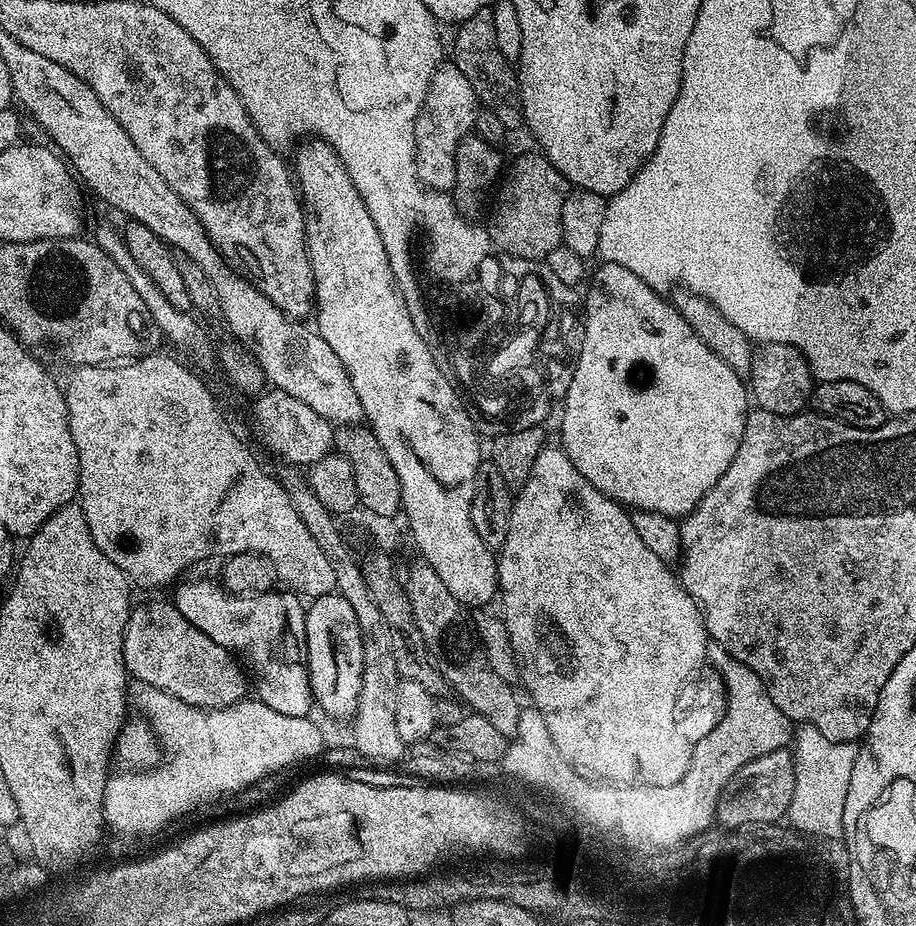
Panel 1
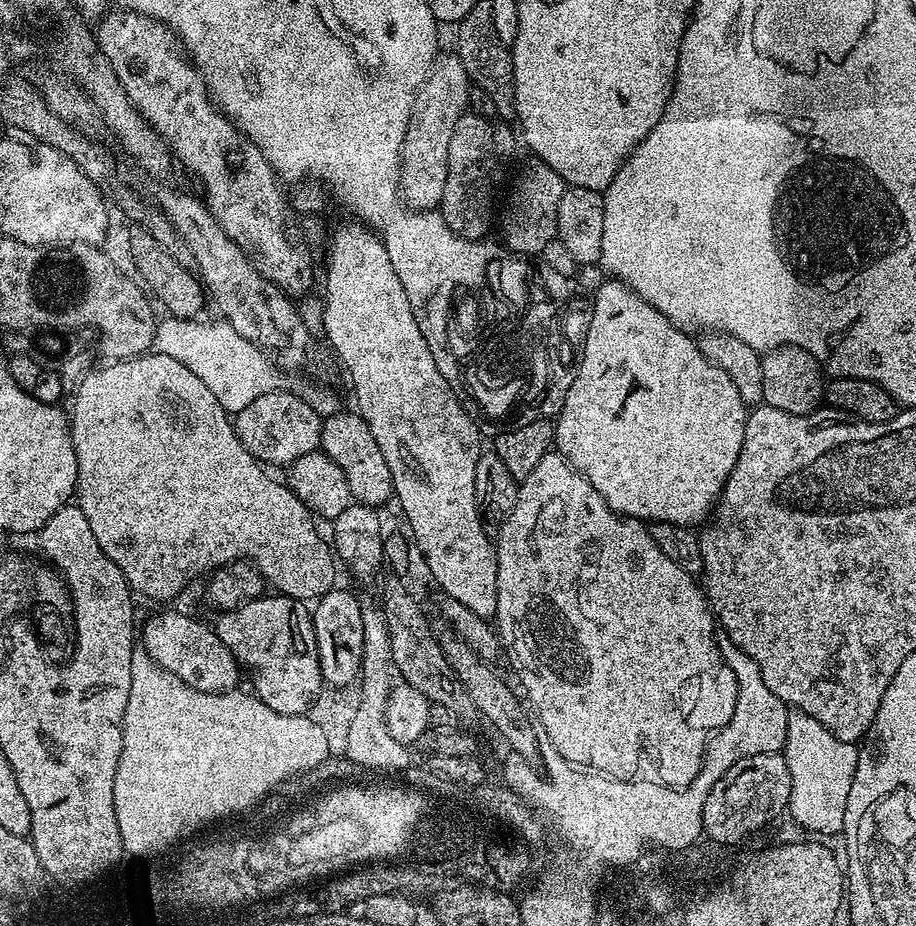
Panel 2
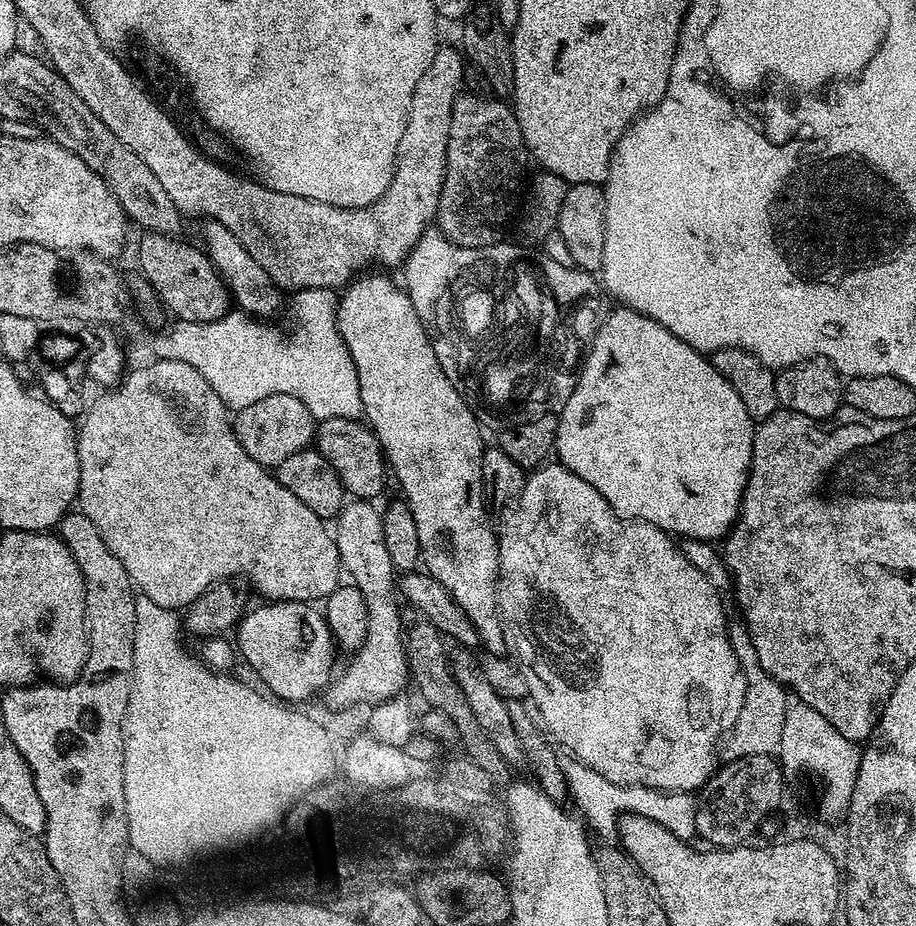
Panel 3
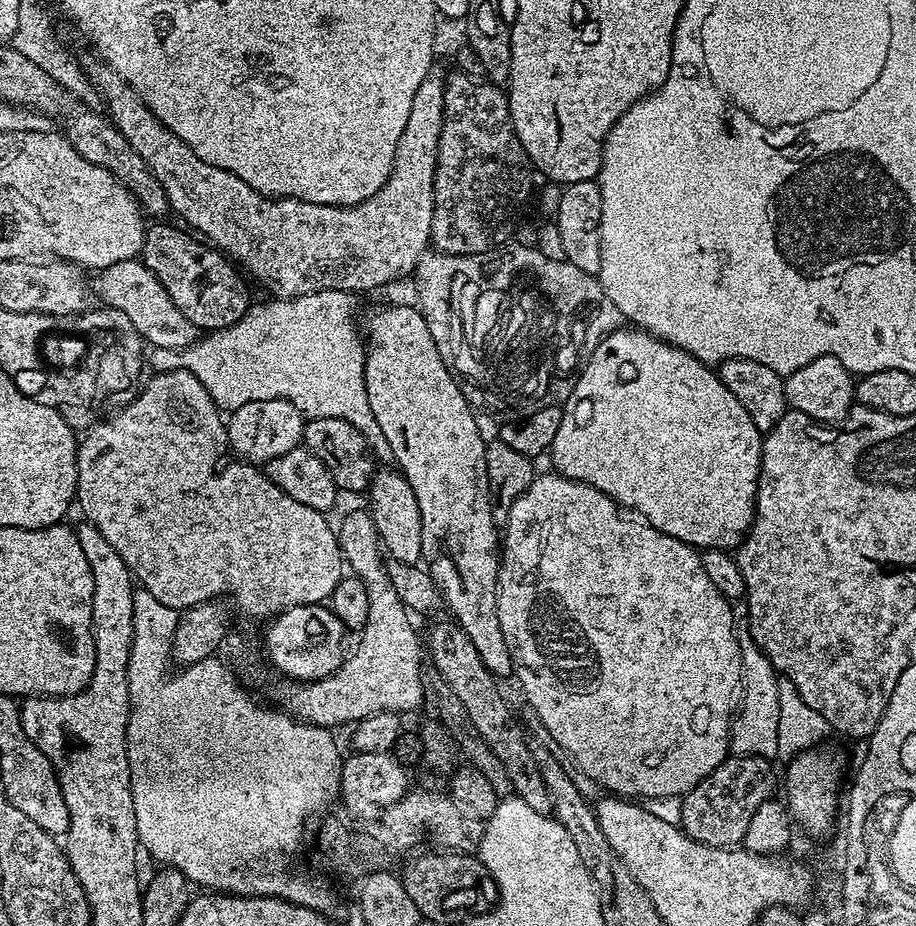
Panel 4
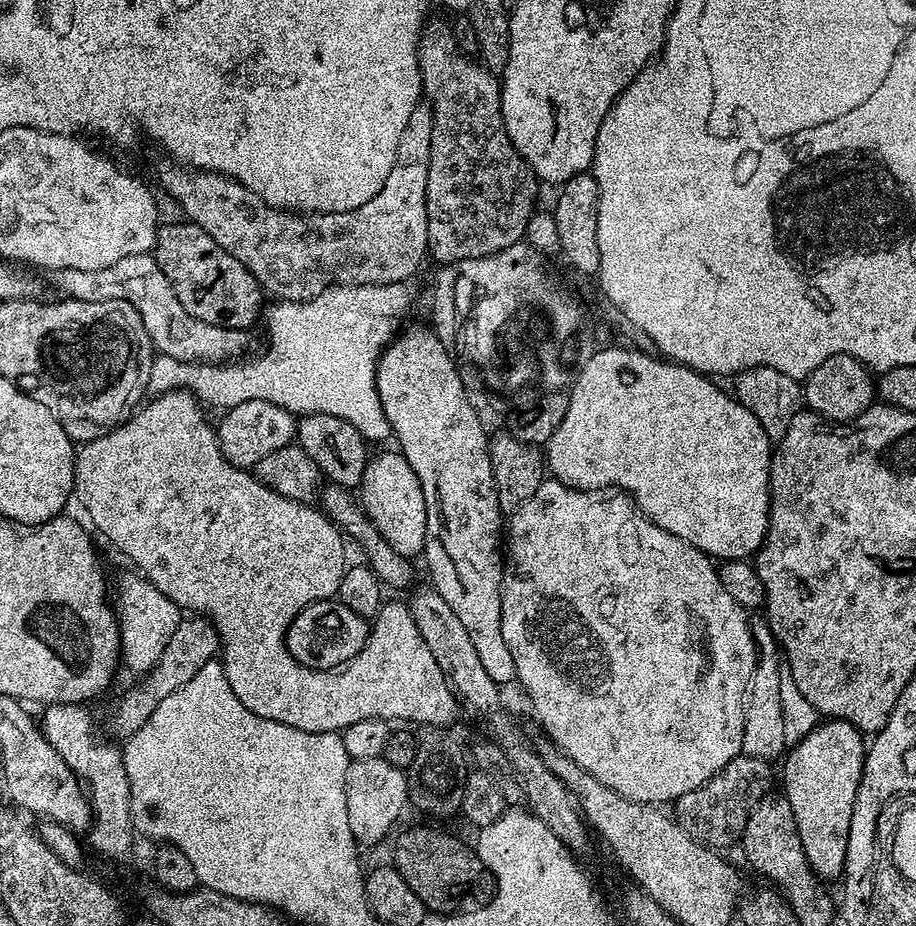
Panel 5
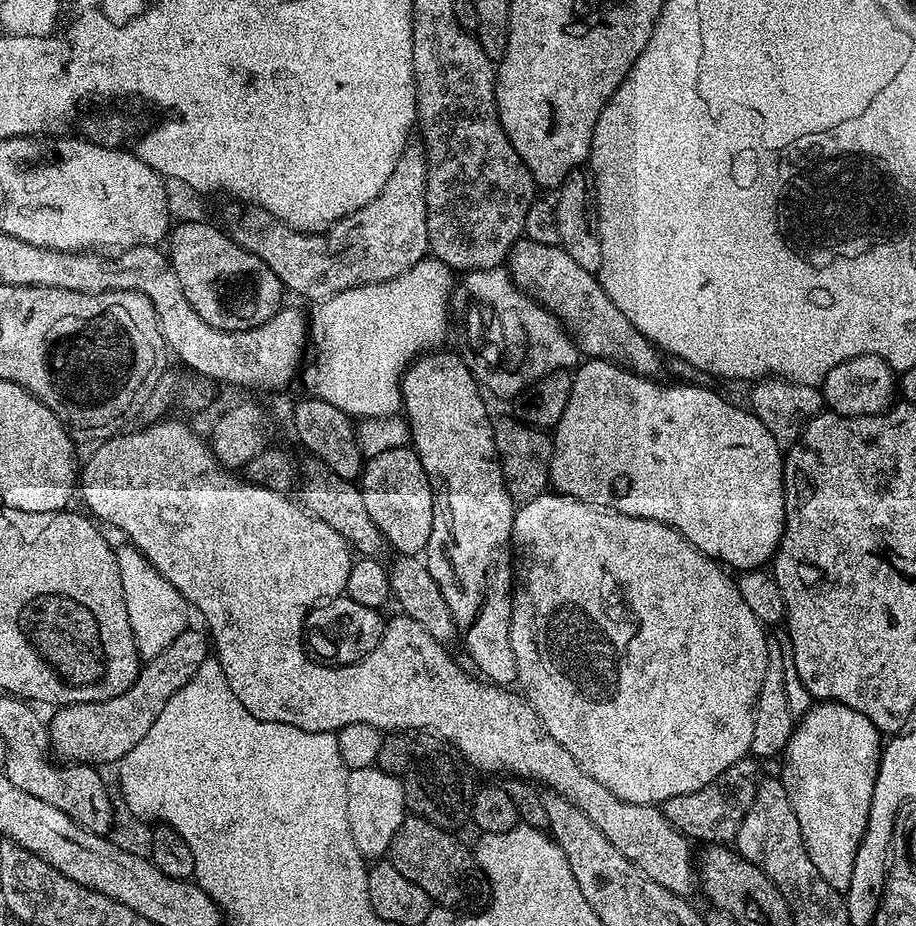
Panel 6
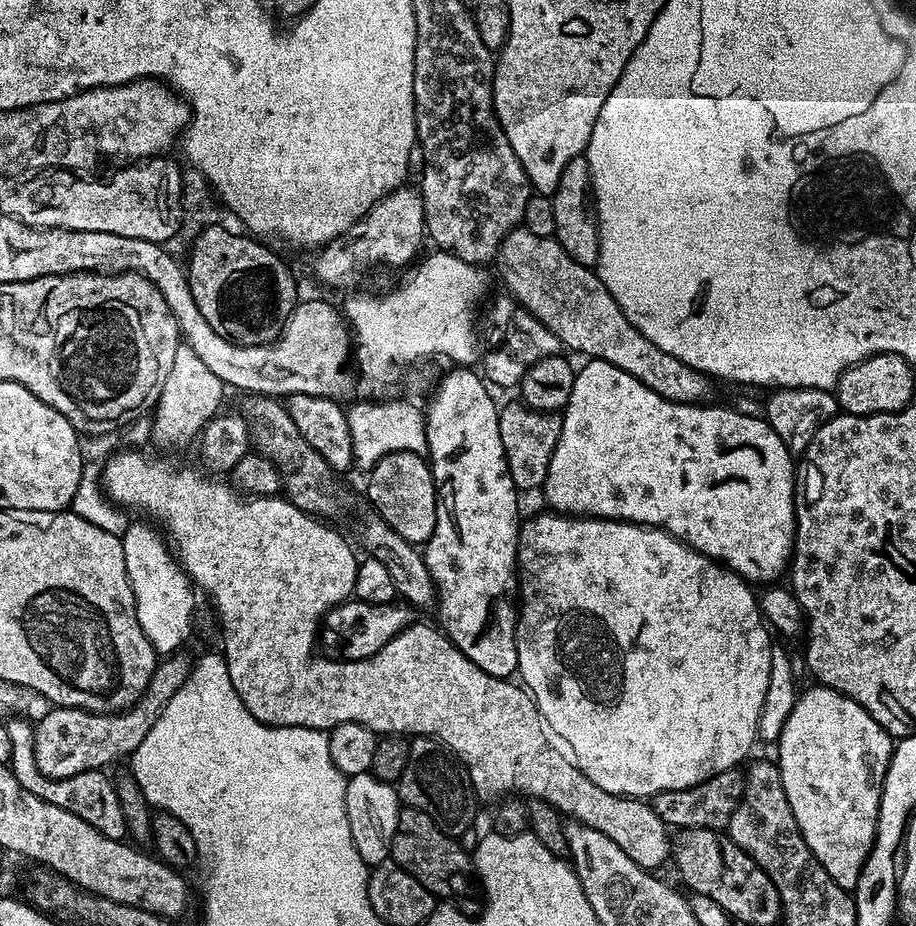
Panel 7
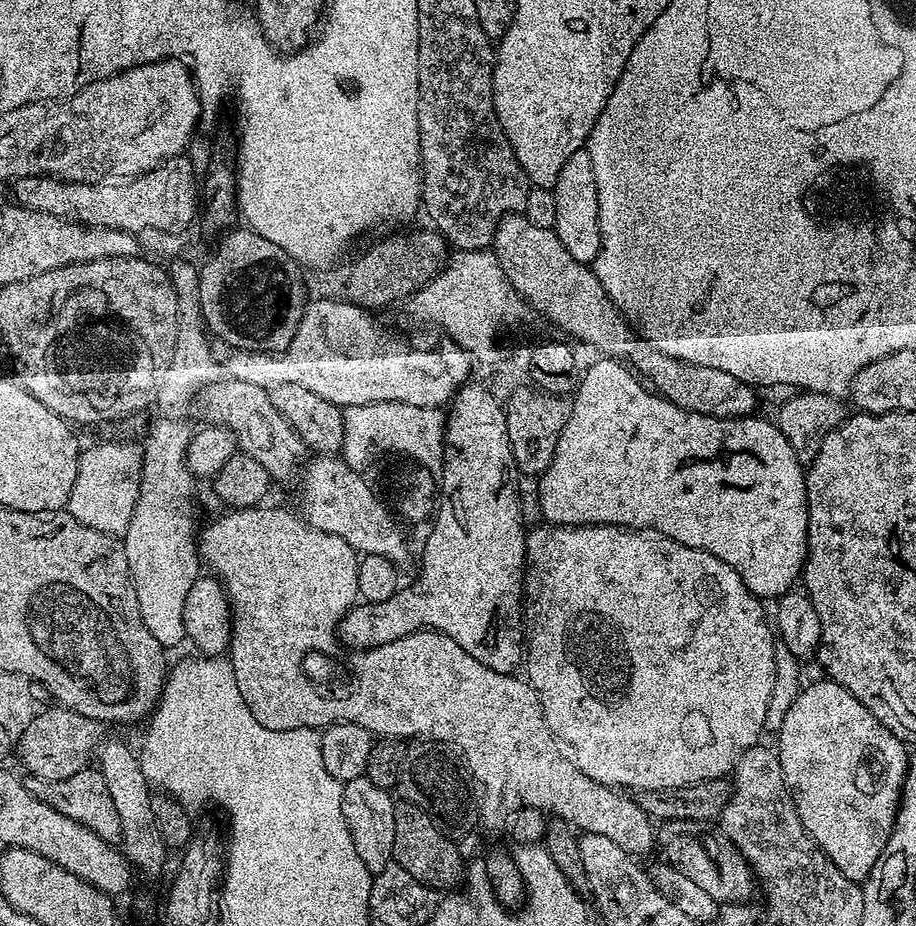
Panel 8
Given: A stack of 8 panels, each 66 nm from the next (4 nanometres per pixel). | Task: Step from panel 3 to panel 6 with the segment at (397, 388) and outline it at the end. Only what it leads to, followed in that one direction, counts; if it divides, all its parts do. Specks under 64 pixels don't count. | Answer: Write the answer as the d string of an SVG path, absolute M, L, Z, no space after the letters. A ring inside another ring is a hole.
M433 350L417 356L405 368L399 383L402 412L411 432L410 444L428 472L433 490L433 529L426 549L426 563L434 582L438 582L442 590L442 598L446 598L446 606L450 606L462 640L464 636L464 648L476 663L475 671L485 681L512 686L517 683L514 650L510 647L514 587L512 527L517 505L506 490L496 454L494 420L488 417L488 408L480 397L481 385L473 376L467 359L460 357L459 360L454 353L444 351Z

